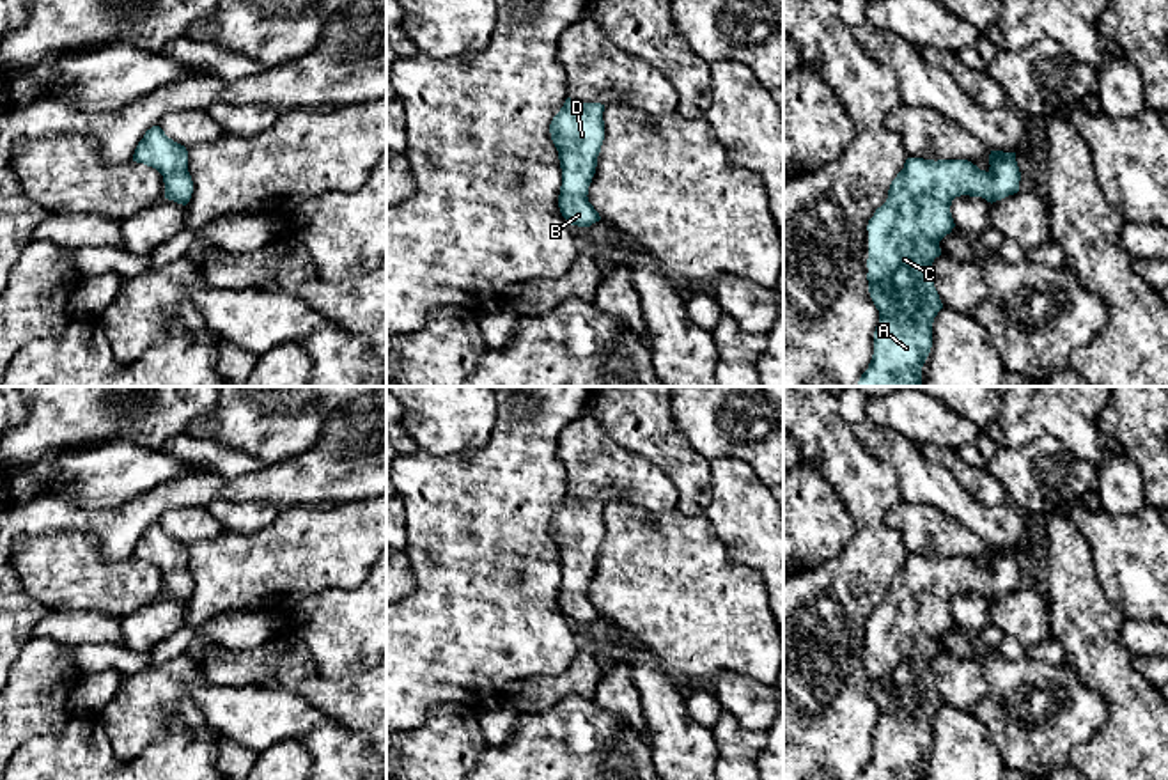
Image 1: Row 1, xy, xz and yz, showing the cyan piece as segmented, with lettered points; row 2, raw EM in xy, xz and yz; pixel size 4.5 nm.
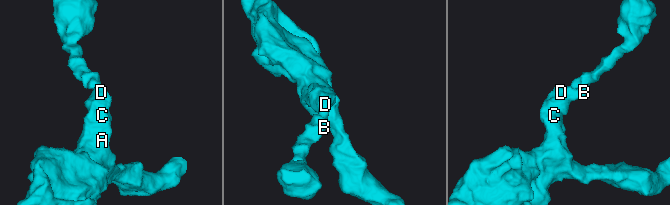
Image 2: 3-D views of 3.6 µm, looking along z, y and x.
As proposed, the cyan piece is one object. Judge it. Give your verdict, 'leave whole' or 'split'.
leave whole

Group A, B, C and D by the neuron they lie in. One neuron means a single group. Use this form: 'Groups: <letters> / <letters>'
Groups: A B C D

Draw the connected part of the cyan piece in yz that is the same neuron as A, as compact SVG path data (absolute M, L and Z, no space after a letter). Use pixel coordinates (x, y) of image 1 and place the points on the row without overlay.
M991 548L989 567L968 557L907 555L892 578L886 599L868 617L867 677L879 707L874 752L858 780L922 780L922 764L932 745L932 720L943 706L934 684L932 659L941 652L939 638L955 624L950 603L955 594L1001 597L1019 589L1021 569L1016 550Z

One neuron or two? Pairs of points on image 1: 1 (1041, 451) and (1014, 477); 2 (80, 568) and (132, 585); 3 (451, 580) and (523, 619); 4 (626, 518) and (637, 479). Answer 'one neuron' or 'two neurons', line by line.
1: one neuron
2: one neuron
3: one neuron
4: two neurons

